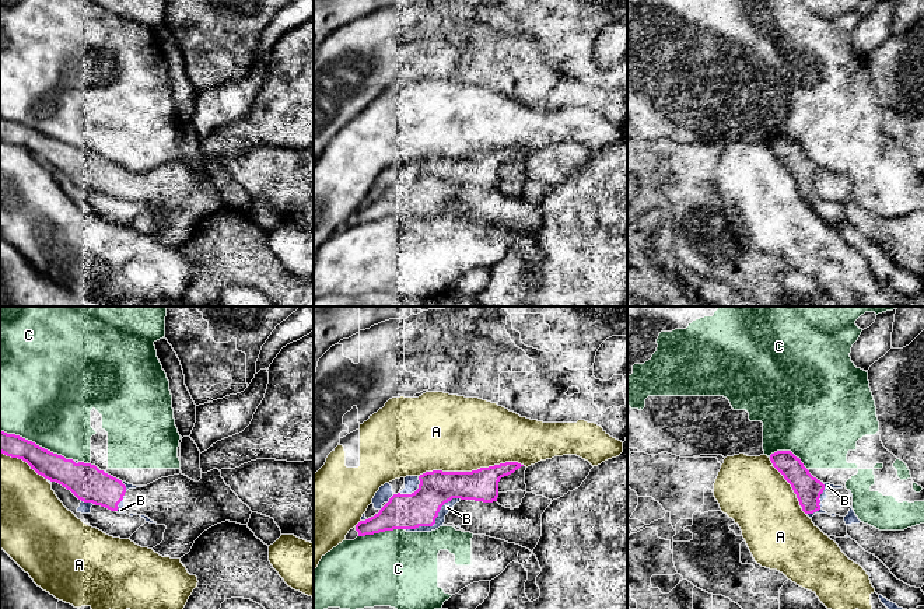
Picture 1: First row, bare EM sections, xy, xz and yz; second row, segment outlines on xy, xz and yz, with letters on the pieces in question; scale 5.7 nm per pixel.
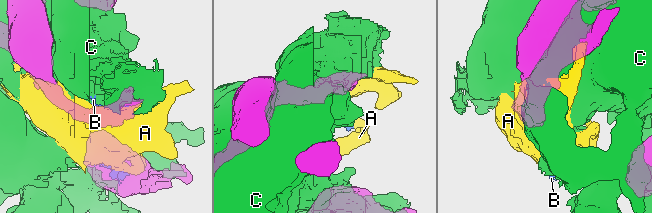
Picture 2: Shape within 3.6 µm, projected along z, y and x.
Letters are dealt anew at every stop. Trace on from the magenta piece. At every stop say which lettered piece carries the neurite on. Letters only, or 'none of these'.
none of these

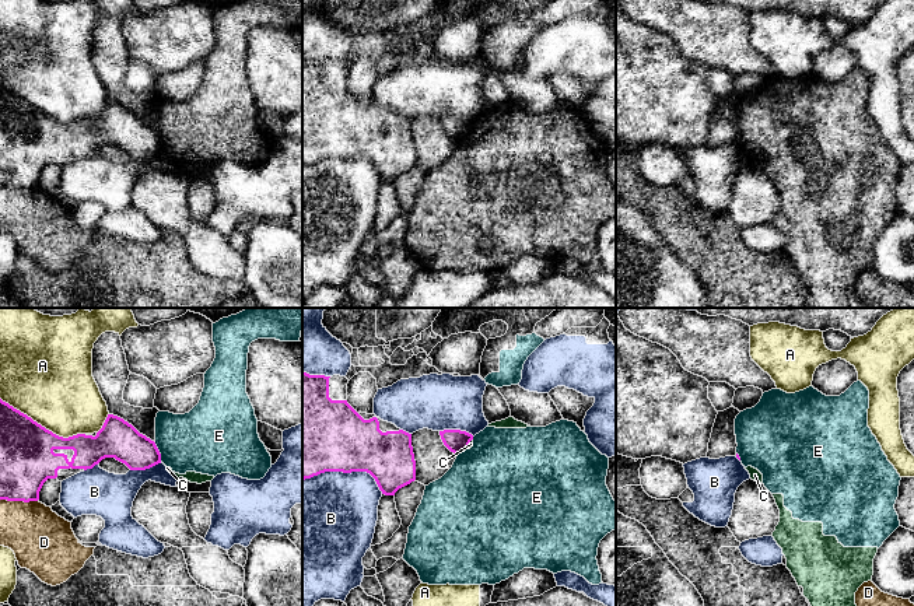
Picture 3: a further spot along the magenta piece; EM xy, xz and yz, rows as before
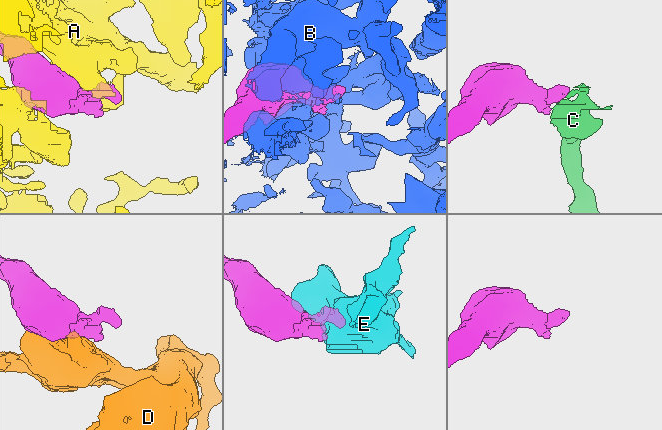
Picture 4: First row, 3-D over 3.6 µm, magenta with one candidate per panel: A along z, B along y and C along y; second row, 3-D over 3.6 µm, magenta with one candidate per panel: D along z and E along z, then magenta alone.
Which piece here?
none of these

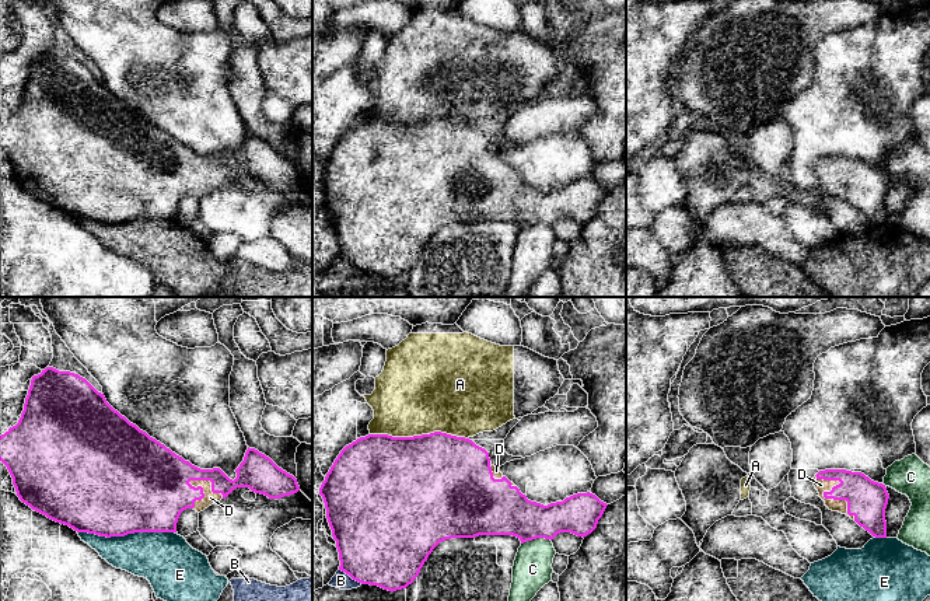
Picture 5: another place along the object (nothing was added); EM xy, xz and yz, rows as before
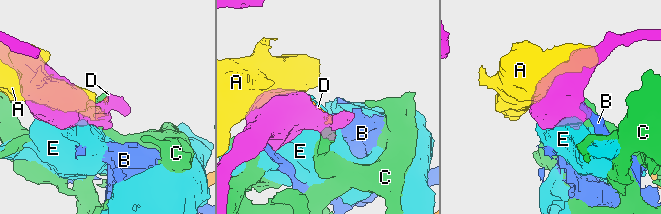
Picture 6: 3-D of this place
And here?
D

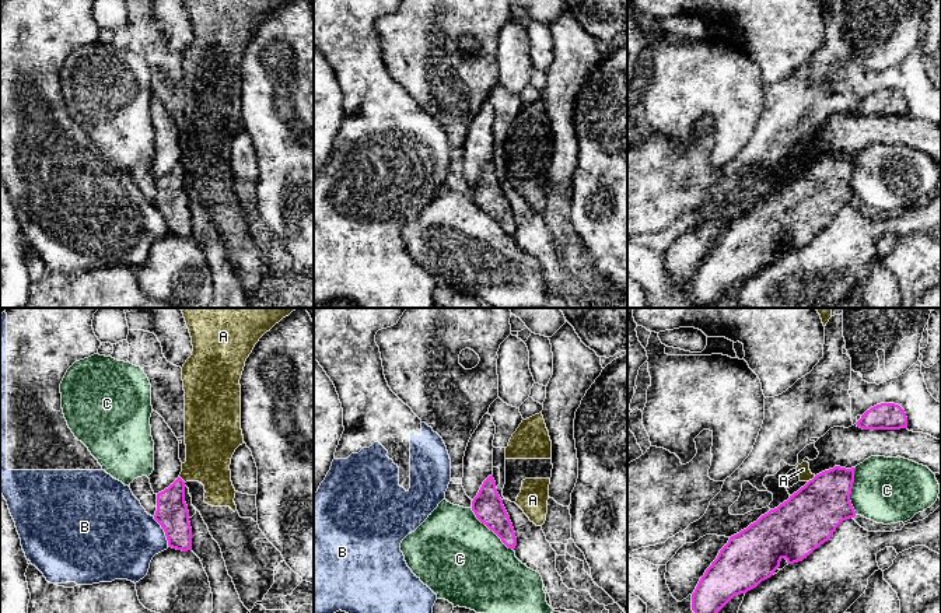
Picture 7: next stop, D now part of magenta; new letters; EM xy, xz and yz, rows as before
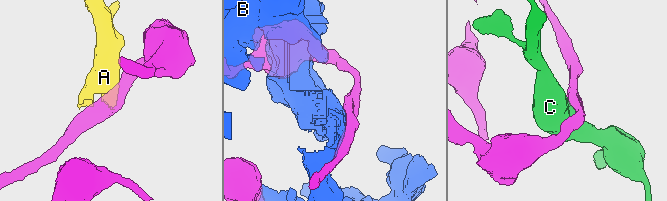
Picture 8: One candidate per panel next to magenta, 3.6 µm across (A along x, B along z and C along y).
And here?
none of these

